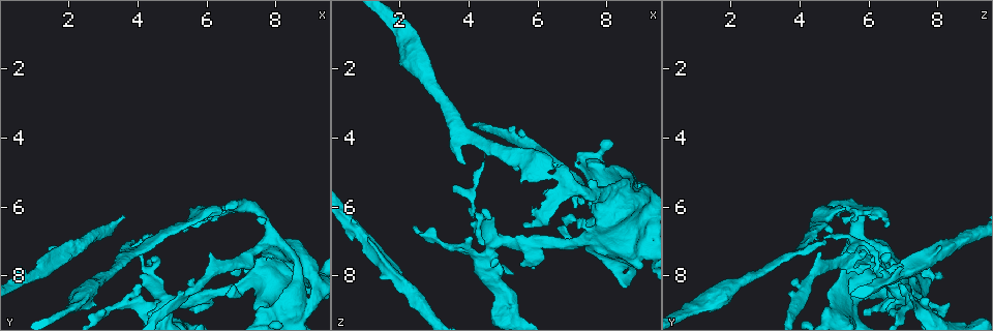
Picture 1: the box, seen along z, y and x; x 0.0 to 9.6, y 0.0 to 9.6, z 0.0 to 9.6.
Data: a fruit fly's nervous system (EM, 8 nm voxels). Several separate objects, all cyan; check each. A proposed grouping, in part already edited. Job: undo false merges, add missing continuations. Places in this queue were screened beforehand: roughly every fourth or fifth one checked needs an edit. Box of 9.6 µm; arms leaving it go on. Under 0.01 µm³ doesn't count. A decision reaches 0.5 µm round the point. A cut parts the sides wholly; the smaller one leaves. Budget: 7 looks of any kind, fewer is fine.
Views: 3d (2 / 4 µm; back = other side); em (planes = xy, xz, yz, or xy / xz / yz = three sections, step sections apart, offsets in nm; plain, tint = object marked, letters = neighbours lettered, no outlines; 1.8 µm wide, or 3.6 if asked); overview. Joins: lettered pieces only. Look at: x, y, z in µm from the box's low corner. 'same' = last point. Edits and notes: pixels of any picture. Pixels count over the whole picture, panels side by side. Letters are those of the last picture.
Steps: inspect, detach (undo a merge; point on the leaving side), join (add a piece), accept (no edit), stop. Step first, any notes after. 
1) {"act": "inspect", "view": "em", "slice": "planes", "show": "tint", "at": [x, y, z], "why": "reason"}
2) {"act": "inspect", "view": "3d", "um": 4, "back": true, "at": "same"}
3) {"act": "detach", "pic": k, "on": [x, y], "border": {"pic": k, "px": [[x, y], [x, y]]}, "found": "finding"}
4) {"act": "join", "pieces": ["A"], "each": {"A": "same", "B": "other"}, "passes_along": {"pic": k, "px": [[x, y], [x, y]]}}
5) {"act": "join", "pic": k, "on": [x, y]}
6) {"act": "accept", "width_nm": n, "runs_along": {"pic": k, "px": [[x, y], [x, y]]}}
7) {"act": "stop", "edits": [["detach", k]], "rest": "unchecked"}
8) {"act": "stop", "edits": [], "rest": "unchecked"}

{"act": "inspect", "view": "3d", "um": 4, "at": [4.45, 6.90, 4.70], "why": "free end"}

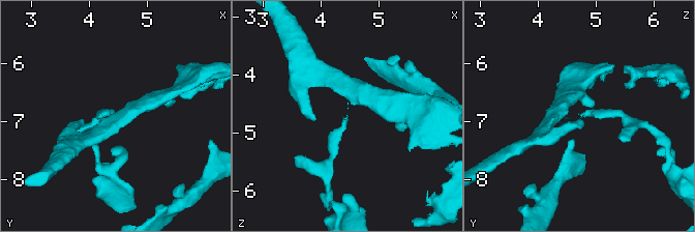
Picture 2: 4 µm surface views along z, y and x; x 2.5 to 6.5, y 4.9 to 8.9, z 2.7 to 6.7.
{"act": "inspect", "view": "em", "slice": "xz", "step": 8, "show": "letters", "at": [4.45, 6.90, 4.75], "why": "now the EM"}

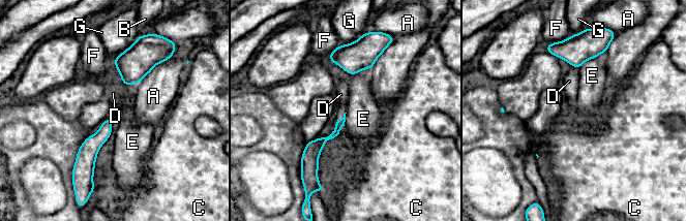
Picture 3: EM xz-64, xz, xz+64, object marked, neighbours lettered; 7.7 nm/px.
{"act": "accept", "each": {"A": "other", "B": "other", "C": "other", "D": "other", "E": "other", "F": "other", "G": "other"}, "border": {"pic": 3, "px": [[605, 52], [588, 59], [578, 69]]}, "found": "none of them fits"}

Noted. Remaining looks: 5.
{"act": "inspect", "view": "em", "slice": "yz", "step": 8, "show": "letters", "at": [7.25, 7.65, 5.55], "why": "sharp bend"}

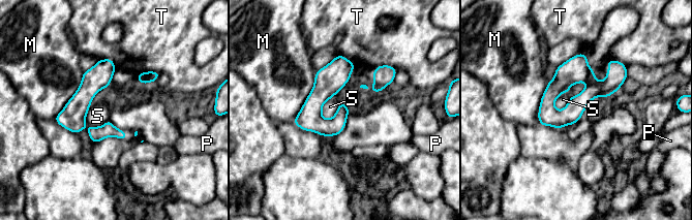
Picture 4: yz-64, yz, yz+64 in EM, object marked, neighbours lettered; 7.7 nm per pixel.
{"act": "accept", "longest_contact_nm": ["M", 440], "each": {"M": "other", "P": "other", "S": "other", "T": "other"}, "border": {"pic": 4, "px": [[316, 71], [312, 89], [292, 121]]}, "found": "all the same neuron"}

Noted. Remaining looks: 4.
{"act": "inspect", "view": "3d", "um": 4, "back": true, "at": [6.30, 6.10, 4.80], "why": "sharp bend"}

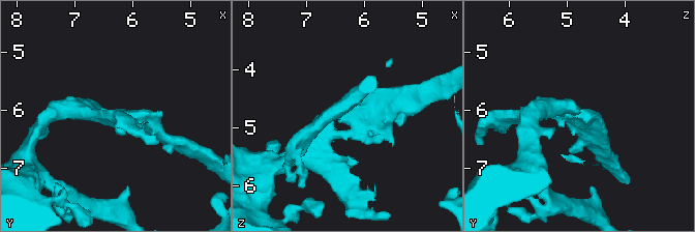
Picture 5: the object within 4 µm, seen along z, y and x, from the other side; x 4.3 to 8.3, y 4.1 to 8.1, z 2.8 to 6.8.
{"act": "inspect", "view": "em", "slice": "xy", "step": 4, "show": "tint", "at": [6.35, 6.10, 4.85], "why": "now the EM"}

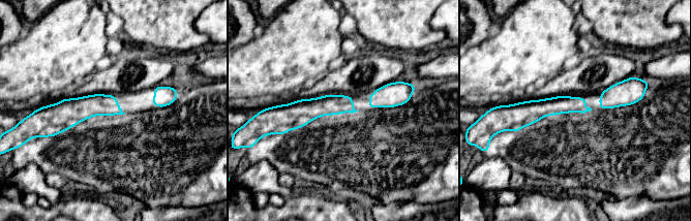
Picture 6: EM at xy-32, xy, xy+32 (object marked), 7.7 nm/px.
{"act": "inspect", "view": "em", "slice": "planes", "show": "letters", "at": "same"}

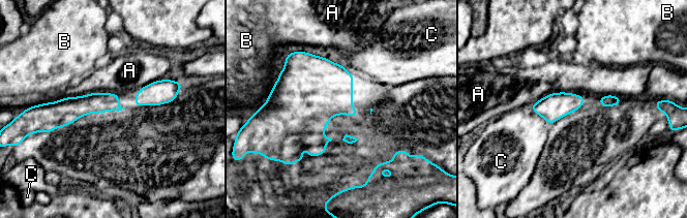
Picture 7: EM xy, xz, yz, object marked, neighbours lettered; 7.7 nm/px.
{"act": "accept", "each": {"A": "other", "B": "other", "C": "other"}, "runs_along": {"pic": 7, "px": [[117, 99], [48, 113]]}, "found": "one neuron here"}

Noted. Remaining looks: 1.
{"act": "stop", "edits": [], "rest": "unchecked"}

